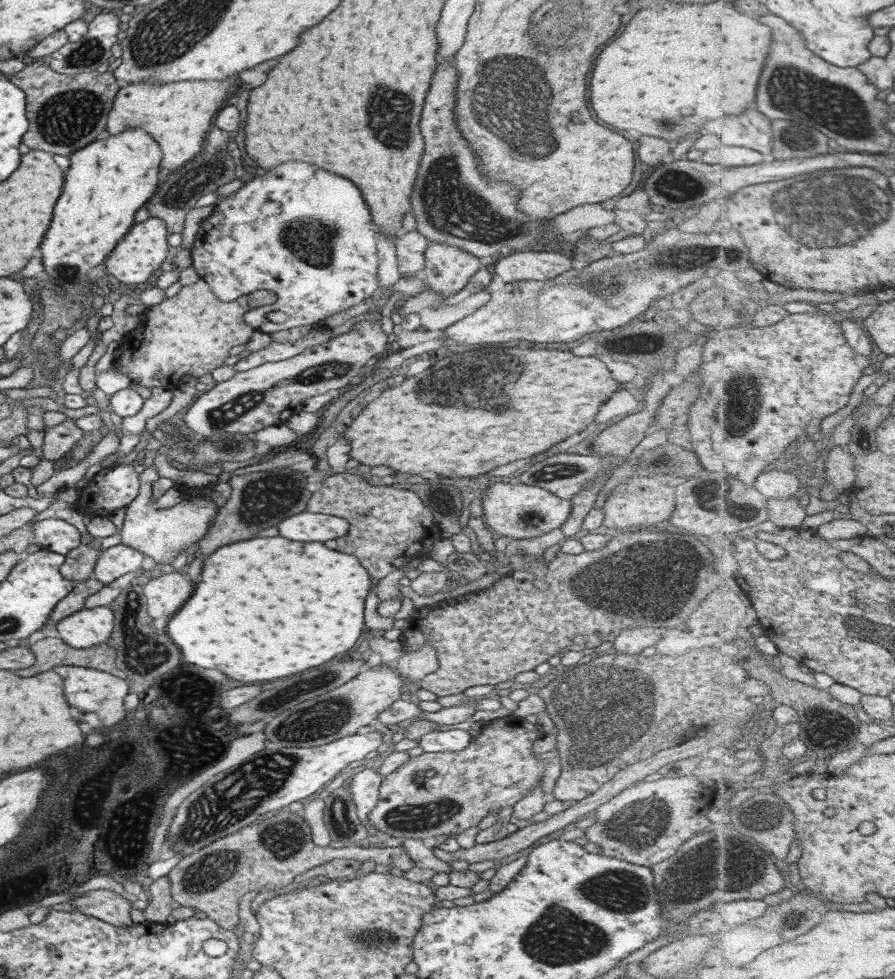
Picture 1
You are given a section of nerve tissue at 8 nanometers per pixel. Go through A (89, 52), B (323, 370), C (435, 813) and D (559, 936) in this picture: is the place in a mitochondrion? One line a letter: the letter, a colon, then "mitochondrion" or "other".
A: mitochondrion
B: mitochondrion
C: mitochondrion
D: mitochondrion

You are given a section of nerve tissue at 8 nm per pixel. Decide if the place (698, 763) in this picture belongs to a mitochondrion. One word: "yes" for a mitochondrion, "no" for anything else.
no

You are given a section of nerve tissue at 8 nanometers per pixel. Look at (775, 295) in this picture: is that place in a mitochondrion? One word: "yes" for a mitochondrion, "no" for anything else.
no

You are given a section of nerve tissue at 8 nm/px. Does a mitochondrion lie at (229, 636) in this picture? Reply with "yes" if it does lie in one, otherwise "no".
no

